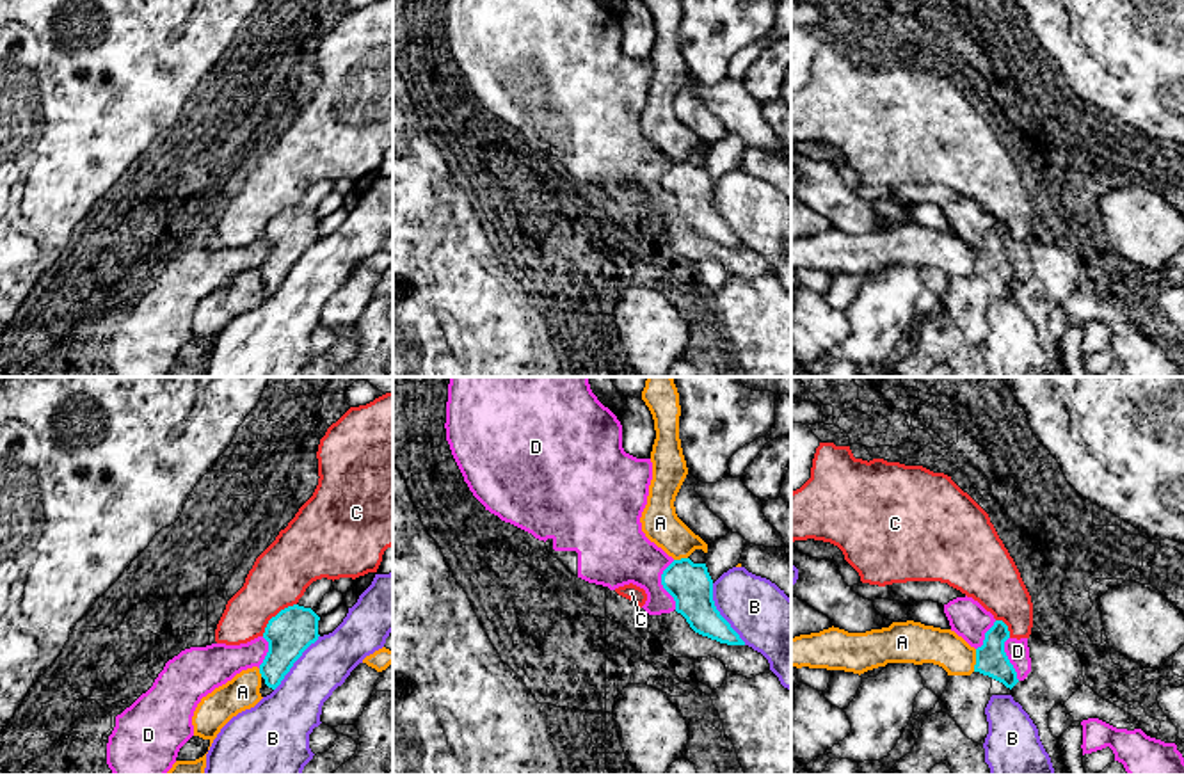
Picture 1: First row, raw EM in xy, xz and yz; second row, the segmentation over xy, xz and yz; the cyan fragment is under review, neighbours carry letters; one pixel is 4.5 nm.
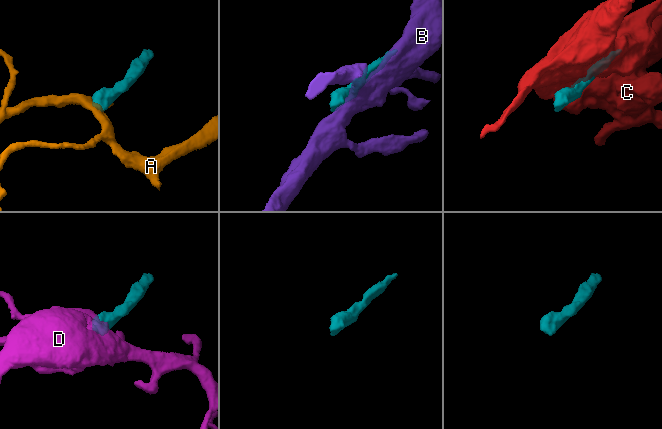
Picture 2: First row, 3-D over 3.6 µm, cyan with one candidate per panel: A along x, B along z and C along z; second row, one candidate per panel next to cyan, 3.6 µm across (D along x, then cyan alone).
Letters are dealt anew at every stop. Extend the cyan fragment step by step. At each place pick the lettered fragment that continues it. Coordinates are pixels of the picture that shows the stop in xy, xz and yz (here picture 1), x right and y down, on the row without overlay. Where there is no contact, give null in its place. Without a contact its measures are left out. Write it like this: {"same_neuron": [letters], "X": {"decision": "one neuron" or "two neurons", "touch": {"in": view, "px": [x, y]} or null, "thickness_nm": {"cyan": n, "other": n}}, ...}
{"same_neuron": [], "A": {"decision": "two neurons", "touch": {"in": "yz", "px": [976, 262]}, "thickness_nm": {"cyan": 140, "other": 180}}, "B": {"decision": "two neurons", "touch": {"in": "xz", "px": [719, 215]}, "thickness_nm": {"cyan": 200, "other": 280}}, "C": {"decision": "two neurons", "touch": {"in": "xy", "px": [276, 217]}, "thickness_nm": {"cyan": 200, "other": 260}}, "D": {"decision": "two neurons", "touch": {"in": "xz", "px": [662, 185]}, "thickness_nm": {"cyan": 200, "other": 300}}}

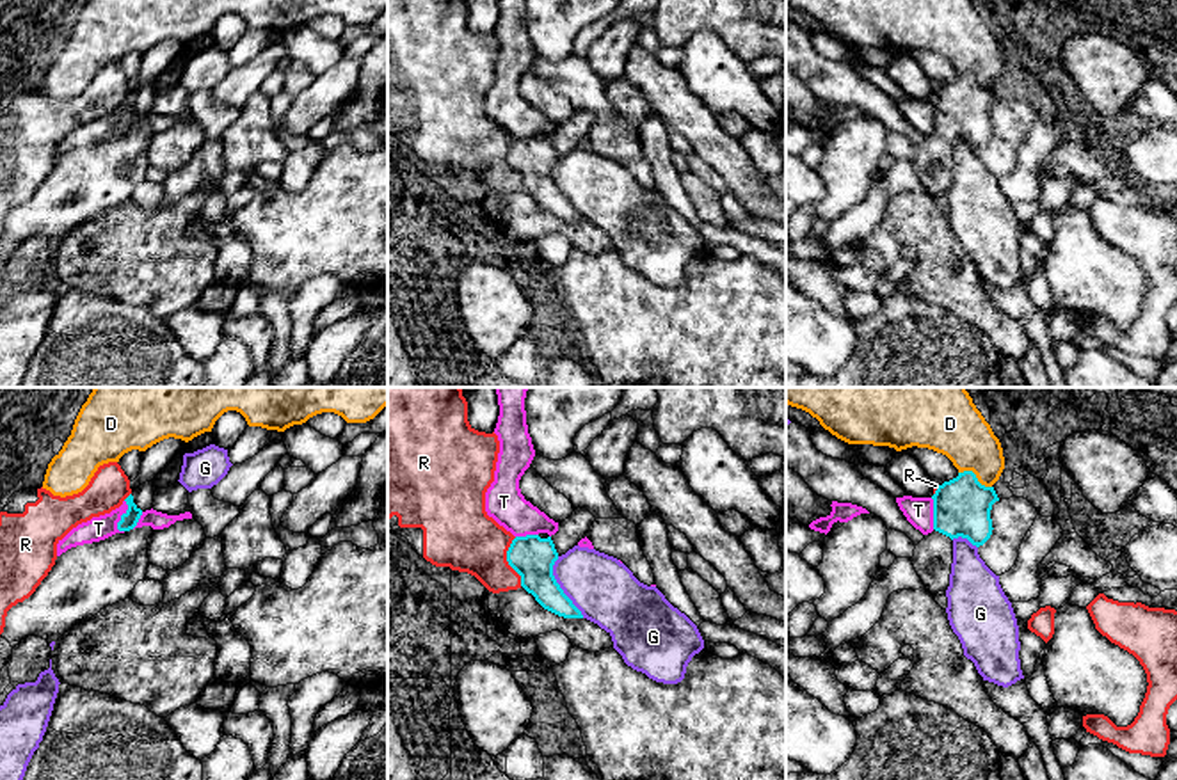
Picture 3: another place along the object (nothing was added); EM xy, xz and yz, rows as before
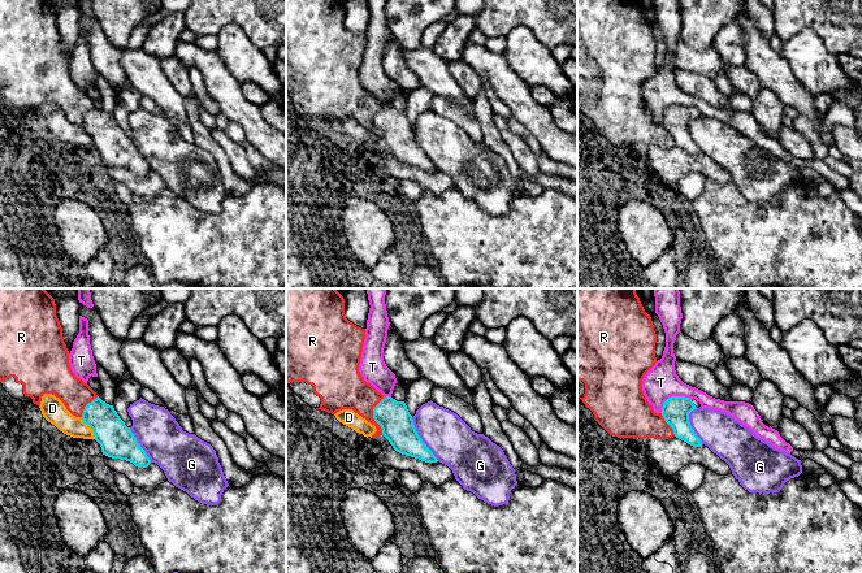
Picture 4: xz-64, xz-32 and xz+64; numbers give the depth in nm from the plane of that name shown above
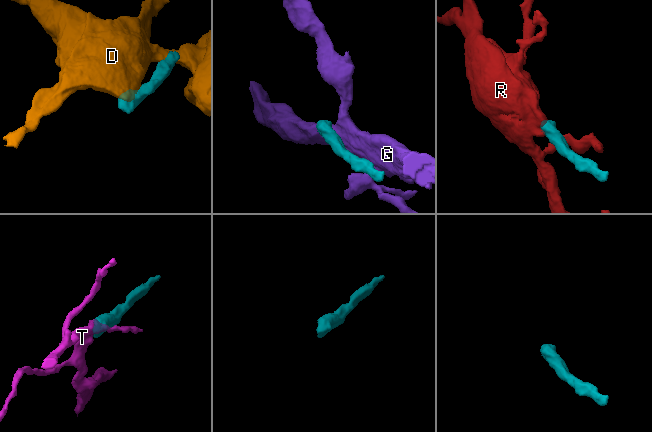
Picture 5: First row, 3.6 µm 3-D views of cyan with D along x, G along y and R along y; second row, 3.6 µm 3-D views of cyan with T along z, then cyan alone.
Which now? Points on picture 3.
{"same_neuron": [], "D": {"decision": "two neurons", "touch": {"in": "yz", "px": [975, 79]}, "thickness_nm": {"cyan": 260, "other": 260}}, "G": {"decision": "two neurons", "touch": {"in": "xz", "px": [559, 189]}, "thickness_nm": {"cyan": 190, "other": 300}}, "R": {"decision": "two neurons", "touch": {"in": "xz", "px": [507, 162]}, "thickness_nm": {"cyan": 190, "other": 320}}, "T": {"decision": "two neurons", "touch": {"in": "xy", "px": [121, 118]}, "thickness_nm": {"cyan": 80, "other": 110}}}

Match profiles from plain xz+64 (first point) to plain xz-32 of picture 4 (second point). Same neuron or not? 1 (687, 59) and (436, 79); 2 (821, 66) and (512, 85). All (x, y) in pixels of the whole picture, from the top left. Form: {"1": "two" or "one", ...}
{"1": "one", "2": "two"}

